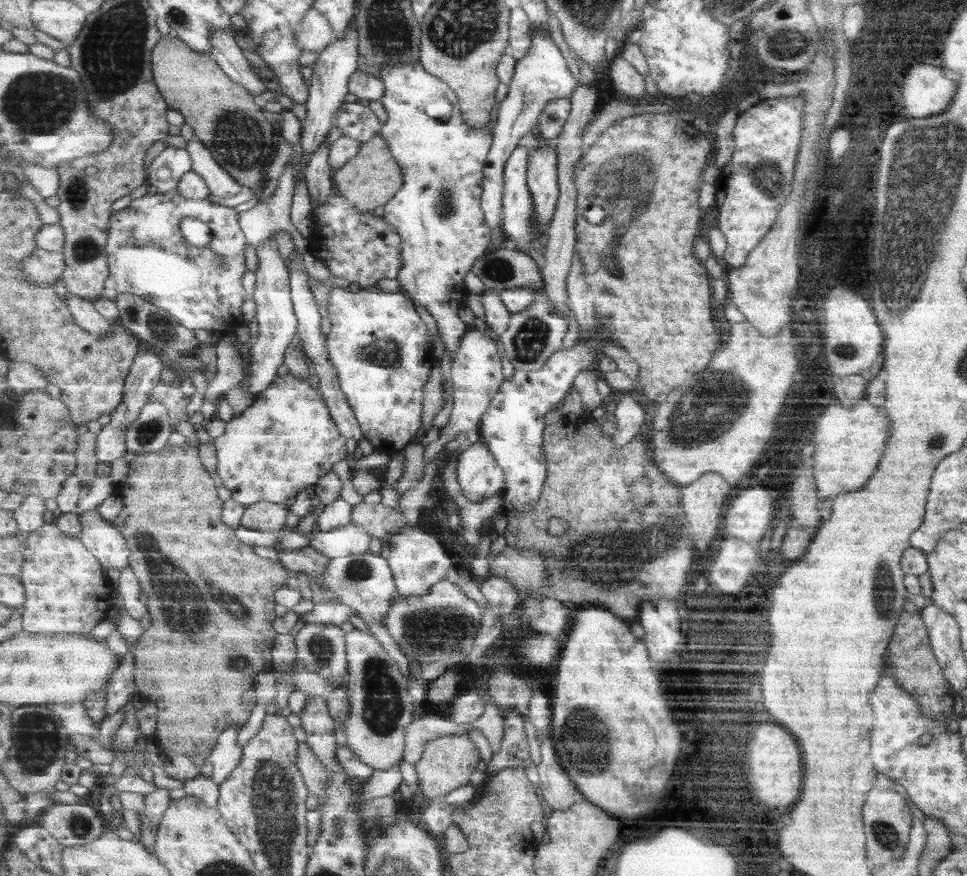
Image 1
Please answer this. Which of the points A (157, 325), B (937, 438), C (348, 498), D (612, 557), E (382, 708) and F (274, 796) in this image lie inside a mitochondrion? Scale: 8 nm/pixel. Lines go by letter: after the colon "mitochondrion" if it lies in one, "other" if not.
A: mitochondrion
B: mitochondrion
C: other
D: mitochondrion
E: mitochondrion
F: mitochondrion

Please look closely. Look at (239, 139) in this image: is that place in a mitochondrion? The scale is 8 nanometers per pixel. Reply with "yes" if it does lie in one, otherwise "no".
yes

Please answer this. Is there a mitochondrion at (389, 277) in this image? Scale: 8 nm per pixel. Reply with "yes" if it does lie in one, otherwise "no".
no

